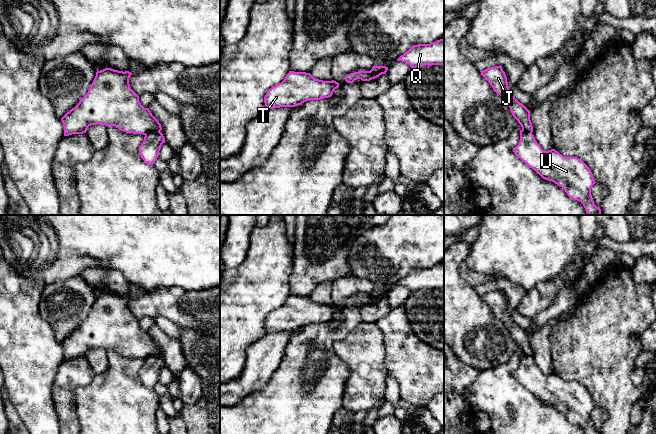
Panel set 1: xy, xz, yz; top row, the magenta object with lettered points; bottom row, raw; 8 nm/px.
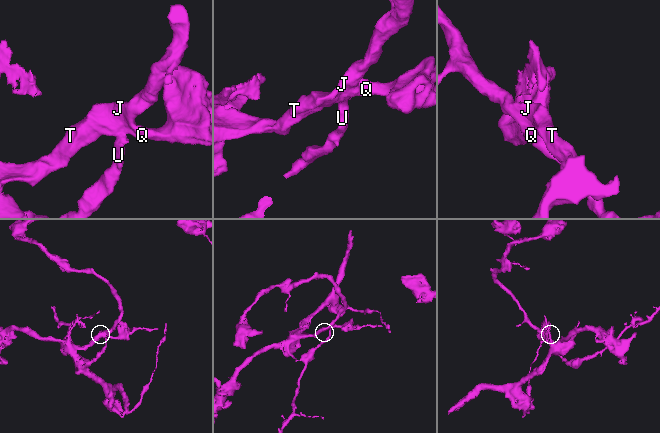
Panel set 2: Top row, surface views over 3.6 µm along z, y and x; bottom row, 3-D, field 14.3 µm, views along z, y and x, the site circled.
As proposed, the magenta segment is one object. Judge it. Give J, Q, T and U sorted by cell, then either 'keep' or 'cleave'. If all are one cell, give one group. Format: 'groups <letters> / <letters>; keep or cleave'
groups J Q T / U; cleave

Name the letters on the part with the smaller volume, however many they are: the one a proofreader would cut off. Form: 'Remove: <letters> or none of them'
Remove: U

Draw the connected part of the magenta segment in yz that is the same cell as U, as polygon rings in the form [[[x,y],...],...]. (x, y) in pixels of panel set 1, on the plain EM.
[[[523,354],[513,376],[543,403],[559,409],[571,423],[581,426],[585,434],[601,434],[592,424],[591,412],[596,407],[593,398],[581,383],[565,381],[555,373],[545,375],[532,357]]]

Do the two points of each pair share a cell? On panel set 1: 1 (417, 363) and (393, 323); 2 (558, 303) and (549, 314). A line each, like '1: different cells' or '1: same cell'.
1: same cell
2: same cell

